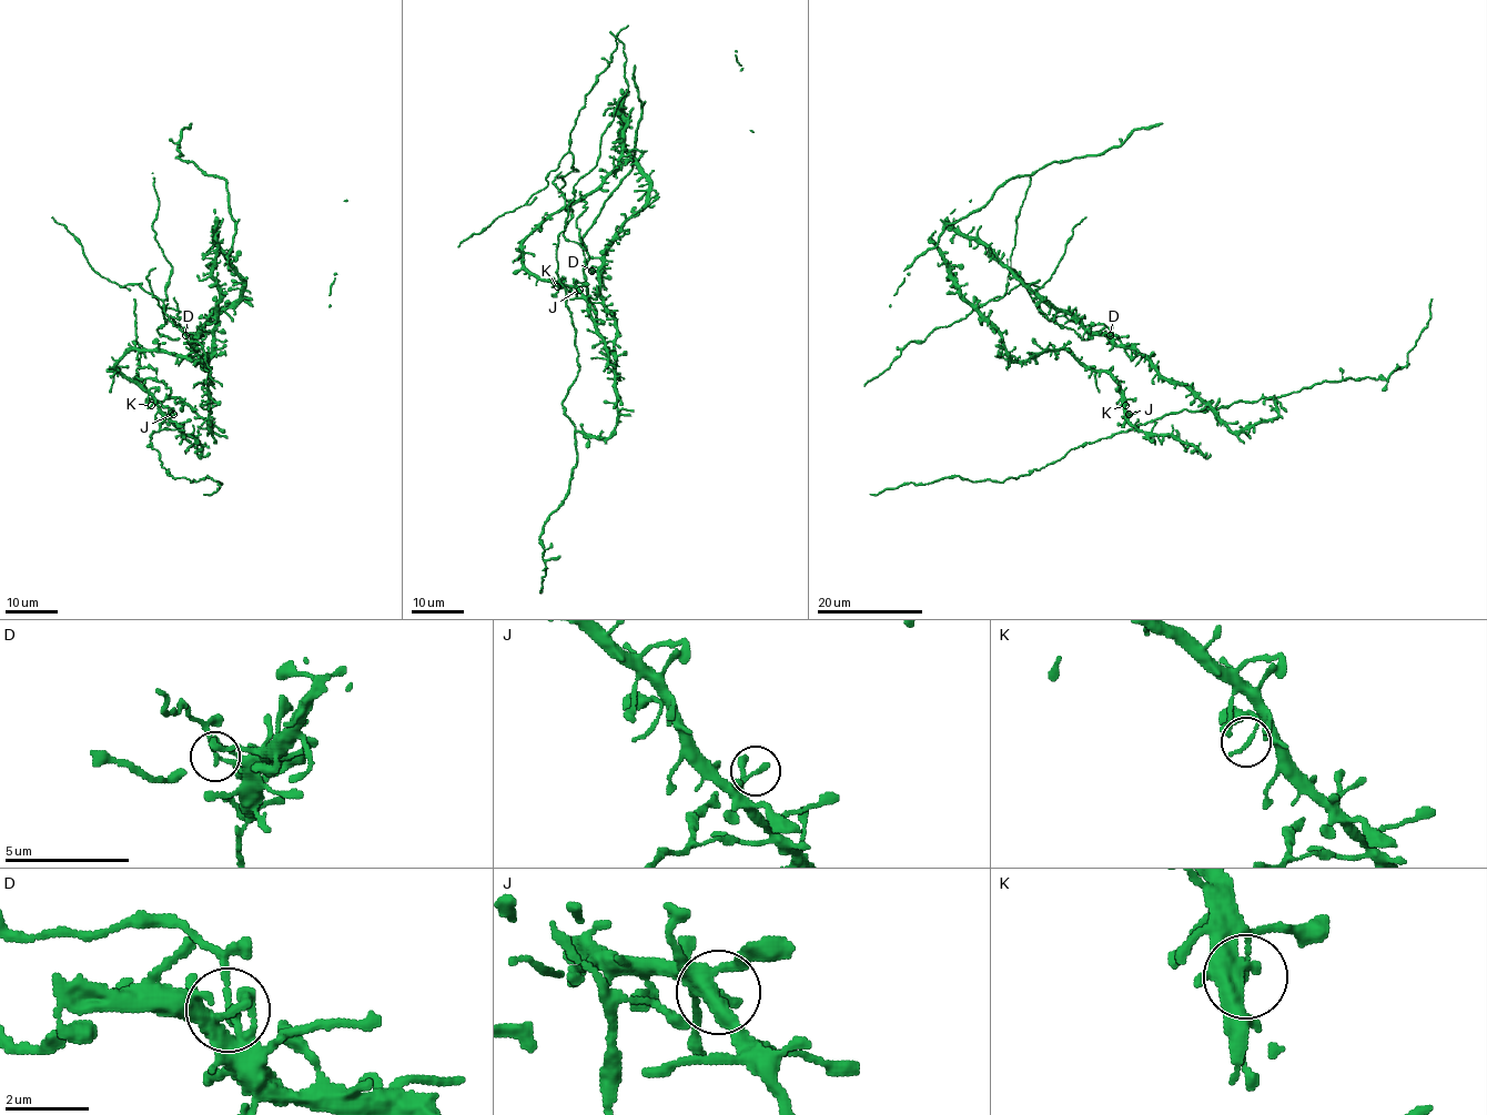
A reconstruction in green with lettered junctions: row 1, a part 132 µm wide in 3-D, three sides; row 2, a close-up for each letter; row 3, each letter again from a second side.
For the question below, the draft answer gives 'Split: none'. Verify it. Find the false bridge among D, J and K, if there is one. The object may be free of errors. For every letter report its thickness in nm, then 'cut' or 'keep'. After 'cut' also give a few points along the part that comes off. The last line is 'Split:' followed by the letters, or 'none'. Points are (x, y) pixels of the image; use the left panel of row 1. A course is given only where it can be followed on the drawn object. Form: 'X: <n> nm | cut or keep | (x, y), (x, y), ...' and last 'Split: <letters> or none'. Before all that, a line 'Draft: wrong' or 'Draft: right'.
Draft: wrong
D: 140 nm | cut | (185, 335), (171, 315), (179, 318), (175, 310), (168, 307), (158, 331), (180, 337)
J: 160 nm | keep
K: 130 nm | keep
Split: D

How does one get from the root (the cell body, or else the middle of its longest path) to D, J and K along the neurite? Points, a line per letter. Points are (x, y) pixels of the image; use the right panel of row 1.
D: (1164, 414), (1270, 397), (1277, 412), (1275, 418), (1233, 432), (1185, 386), (1167, 382), (1110, 335)
J: (1164, 414), (1136, 428), (1129, 414)
K: (1164, 414), (1136, 428), (1125, 417), (1125, 405)

